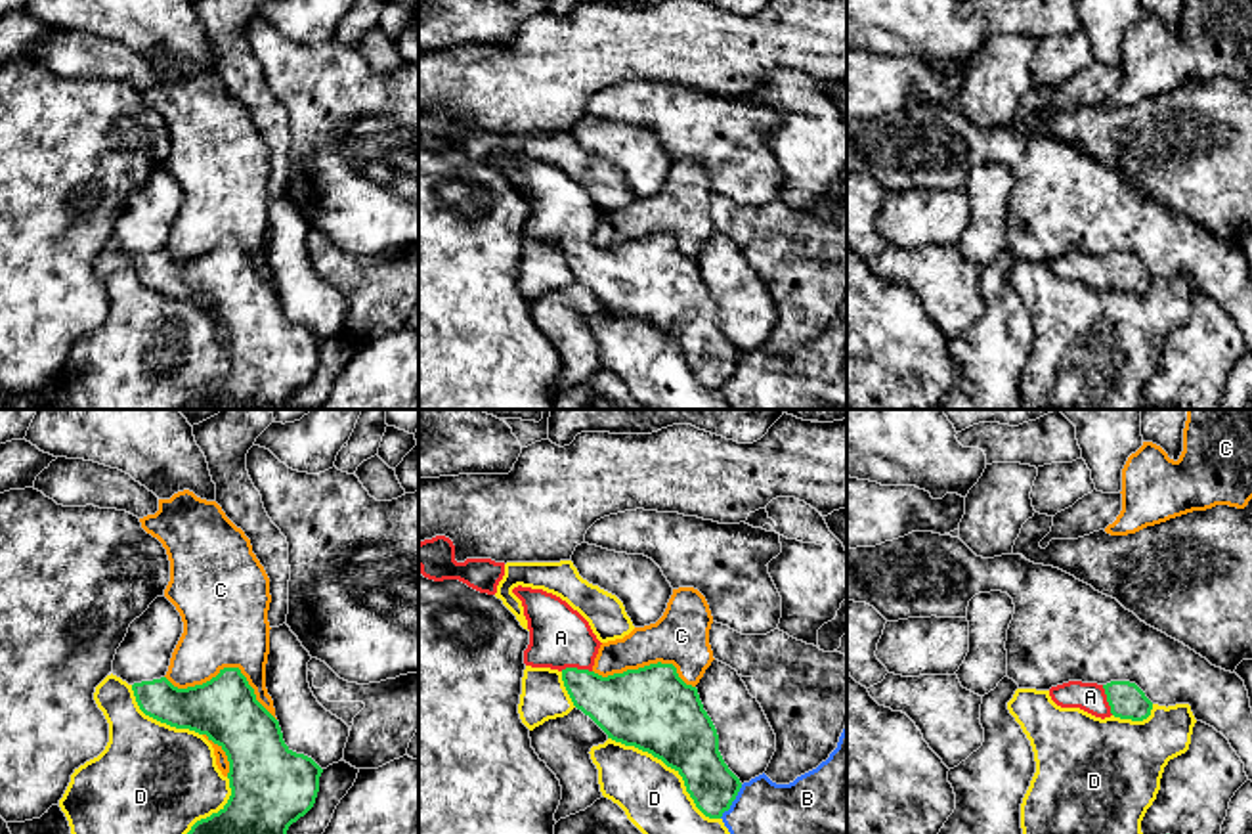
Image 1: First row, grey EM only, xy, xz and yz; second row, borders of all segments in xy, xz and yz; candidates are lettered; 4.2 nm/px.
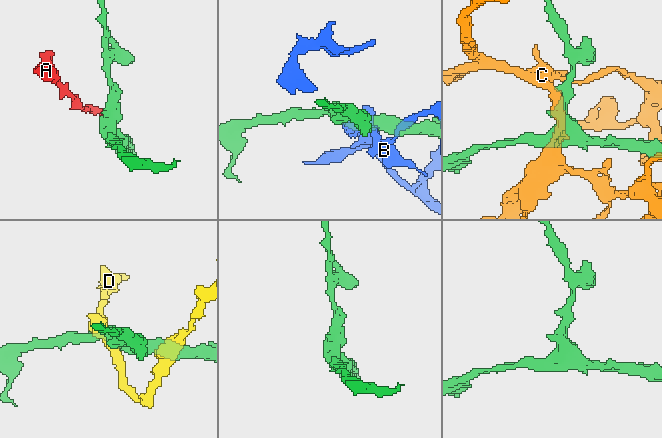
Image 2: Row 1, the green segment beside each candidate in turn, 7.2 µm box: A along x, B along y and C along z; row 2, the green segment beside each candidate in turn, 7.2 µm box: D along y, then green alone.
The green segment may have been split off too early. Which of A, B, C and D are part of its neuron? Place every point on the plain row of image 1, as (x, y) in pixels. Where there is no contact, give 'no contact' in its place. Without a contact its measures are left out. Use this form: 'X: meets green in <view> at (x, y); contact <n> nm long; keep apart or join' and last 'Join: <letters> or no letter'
A: meets green in xz at (576, 240); contact 140 nm long; join
B: meets green in xz at (733, 372); contact 170 nm long; keep apart
C: meets green in xy at (228, 240); contact 500 nm long; keep apart
D: meets green in xz at (671, 339); contact 600 nm long; keep apart
Join: A

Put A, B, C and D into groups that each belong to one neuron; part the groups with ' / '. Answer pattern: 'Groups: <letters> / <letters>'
Groups: A / B / C / D

